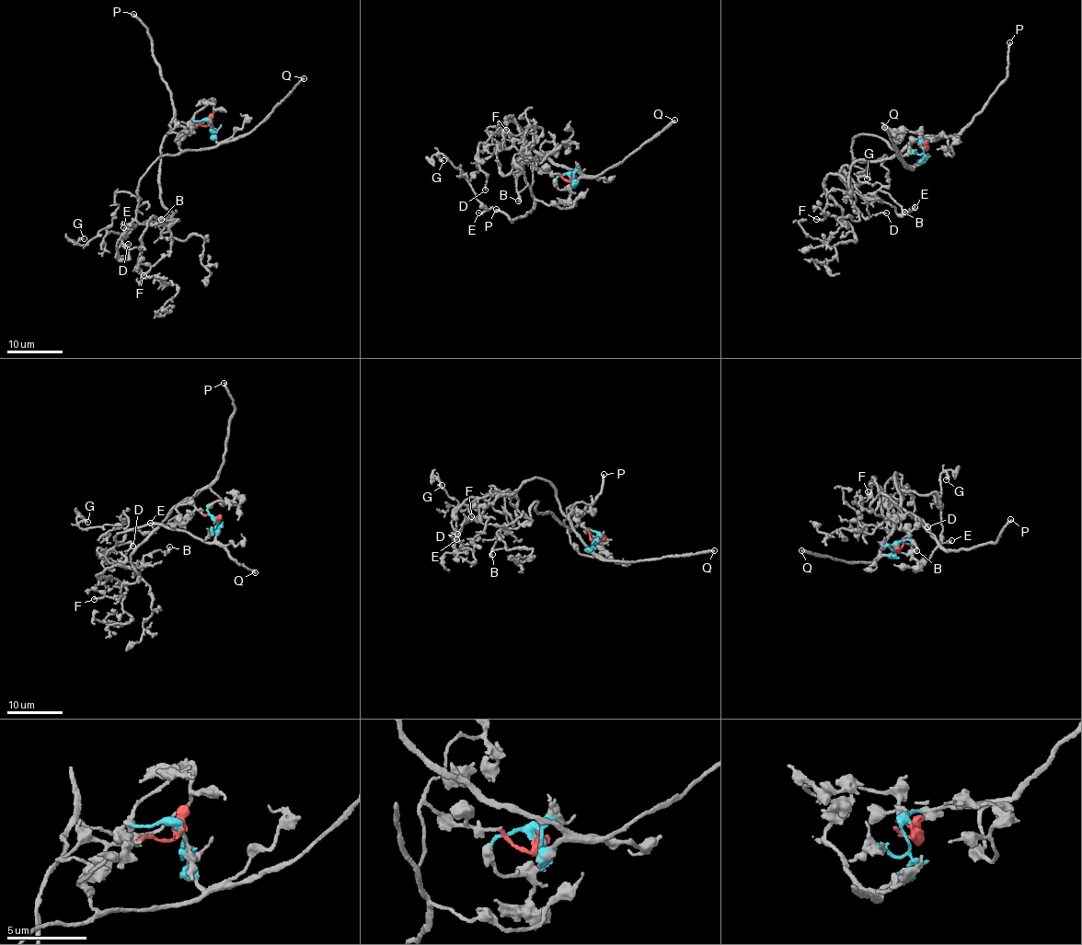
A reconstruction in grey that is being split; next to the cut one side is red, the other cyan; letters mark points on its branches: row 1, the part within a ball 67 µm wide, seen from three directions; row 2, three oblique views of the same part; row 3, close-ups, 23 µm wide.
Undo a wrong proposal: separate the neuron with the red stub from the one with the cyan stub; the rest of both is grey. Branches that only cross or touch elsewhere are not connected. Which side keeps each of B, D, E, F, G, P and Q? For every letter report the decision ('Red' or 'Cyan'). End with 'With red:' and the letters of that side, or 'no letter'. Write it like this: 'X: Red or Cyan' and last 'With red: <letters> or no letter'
B: Cyan
D: Cyan
E: Cyan
F: Red
G: Cyan
P: Red
Q: Cyan
With red: F, P

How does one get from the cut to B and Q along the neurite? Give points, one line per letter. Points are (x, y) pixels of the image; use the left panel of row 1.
B: (210, 123), (218, 144), (159, 156), (139, 183), (135, 219), (148, 225), (161, 219)
Q: (210, 123), (217, 142), (231, 142), (243, 136), (304, 77)

